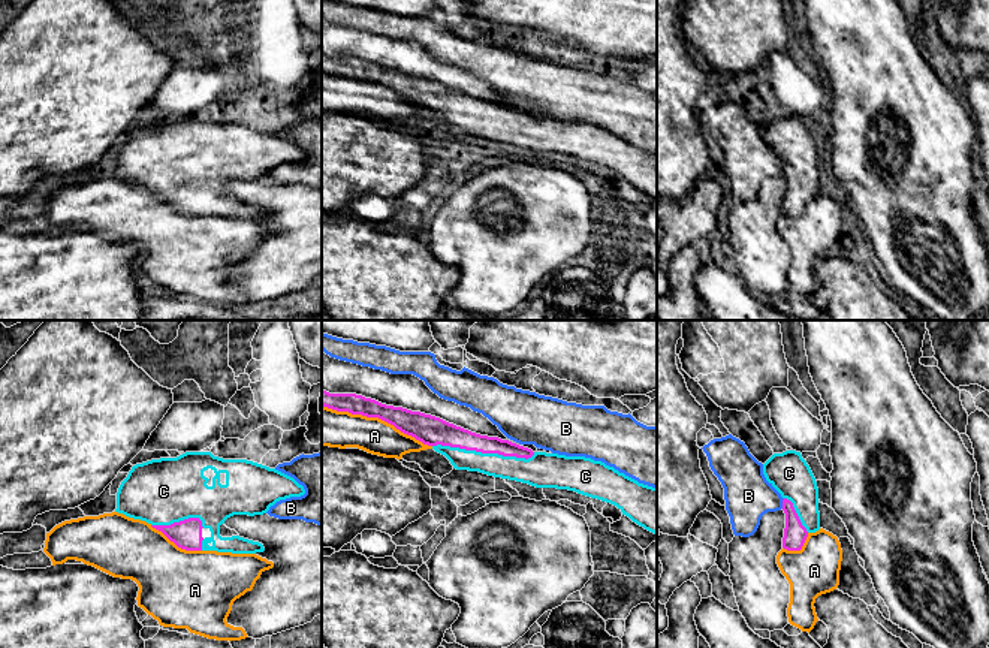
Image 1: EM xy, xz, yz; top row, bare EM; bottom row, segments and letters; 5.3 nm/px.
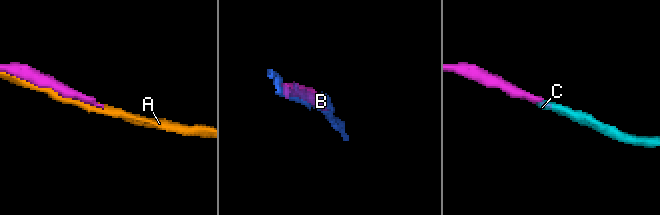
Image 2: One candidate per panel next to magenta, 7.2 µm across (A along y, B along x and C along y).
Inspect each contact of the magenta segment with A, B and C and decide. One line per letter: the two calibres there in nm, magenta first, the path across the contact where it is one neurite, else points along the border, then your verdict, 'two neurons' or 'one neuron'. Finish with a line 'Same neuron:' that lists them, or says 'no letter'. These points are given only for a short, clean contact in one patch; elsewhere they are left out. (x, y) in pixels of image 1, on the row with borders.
A: 150 nm thick on the magenta side, 200 nm on the other; two neurons
B: 130 nm thick on the magenta side, 260 nm on the other; two neurons
C: 130 nm thick on the magenta side, 130 nm on the other; one neuron
Same neuron: C

